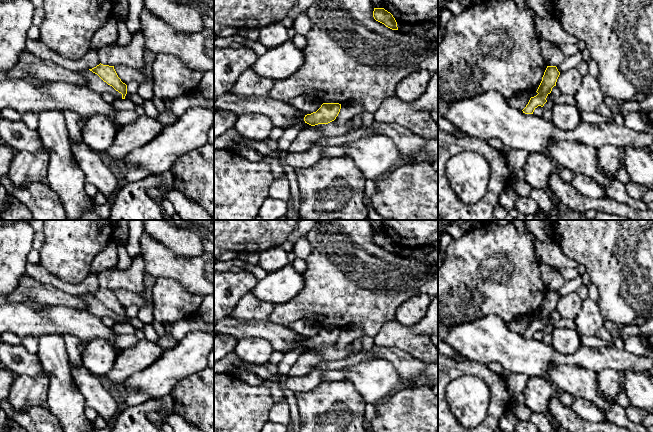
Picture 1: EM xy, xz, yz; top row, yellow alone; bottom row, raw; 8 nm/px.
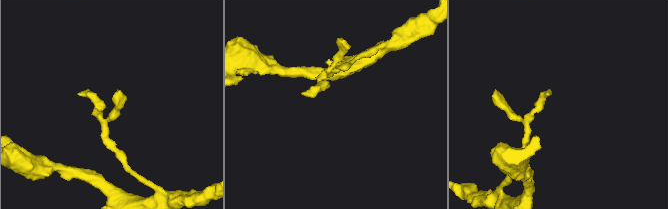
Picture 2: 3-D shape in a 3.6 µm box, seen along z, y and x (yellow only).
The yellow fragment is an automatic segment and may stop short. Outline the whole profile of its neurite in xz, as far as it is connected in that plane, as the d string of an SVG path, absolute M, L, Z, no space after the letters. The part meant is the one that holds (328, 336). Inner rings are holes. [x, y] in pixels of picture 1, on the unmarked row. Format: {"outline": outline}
{"outline": "M323 327L316 336L305 339L304 345L311 350L328 348L336 343L340 333L339 327Z"}

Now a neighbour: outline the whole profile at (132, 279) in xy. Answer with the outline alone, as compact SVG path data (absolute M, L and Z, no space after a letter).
M140 254L132 258L131 266L128 269L108 268L98 273L97 277L99 286L103 289L126 289L141 296L145 300L145 306L139 310L137 318L147 325L154 321L154 314L152 301L144 298L145 273L144 261L142 254Z

